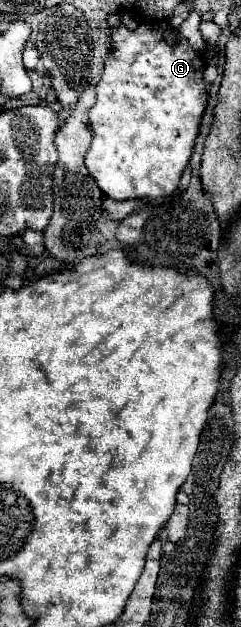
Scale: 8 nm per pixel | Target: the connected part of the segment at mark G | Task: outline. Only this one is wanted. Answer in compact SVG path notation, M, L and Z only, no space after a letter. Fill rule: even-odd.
M125 25L111 29L113 55L107 59L101 81L97 83L97 103L89 111L93 127L93 143L85 155L85 165L101 191L115 199L165 199L175 193L185 165L199 133L199 121L205 111L207 99L203 97L203 69L205 61L195 53L187 39L181 37L179 45L171 47L163 41L163 33L151 25L141 25L129 31Z

